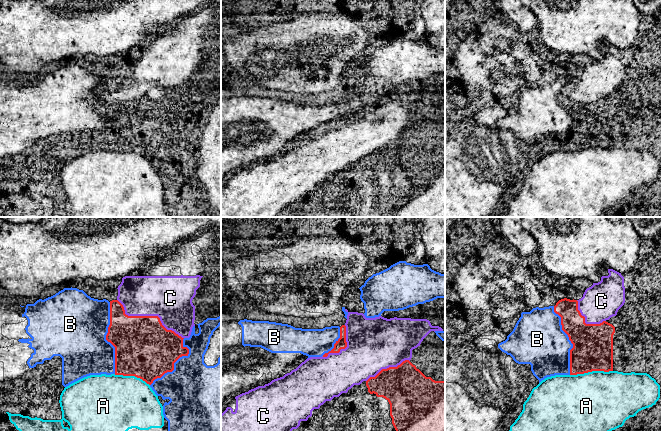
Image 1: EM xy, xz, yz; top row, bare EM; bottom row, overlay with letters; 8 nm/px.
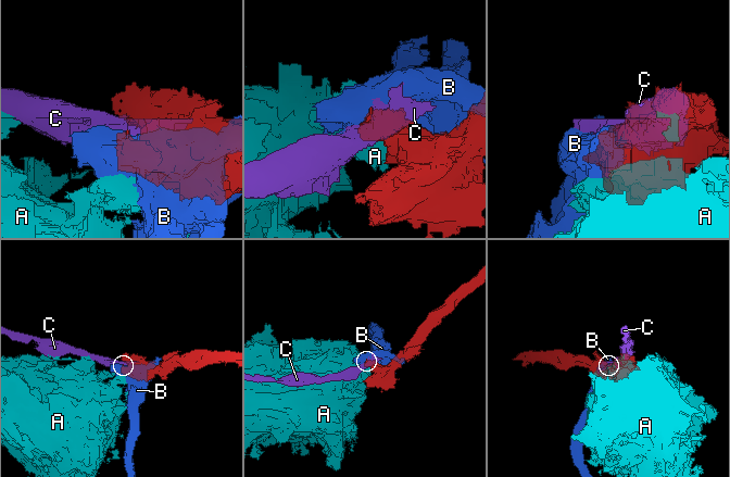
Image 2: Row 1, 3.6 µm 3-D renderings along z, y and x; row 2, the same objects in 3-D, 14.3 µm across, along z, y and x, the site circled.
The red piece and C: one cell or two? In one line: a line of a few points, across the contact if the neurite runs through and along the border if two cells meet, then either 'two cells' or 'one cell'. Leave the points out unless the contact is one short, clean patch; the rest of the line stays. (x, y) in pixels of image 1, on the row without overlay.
two cells

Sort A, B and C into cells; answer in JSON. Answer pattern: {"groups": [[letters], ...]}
{"groups": [["A"], ["B"], ["C"]]}

